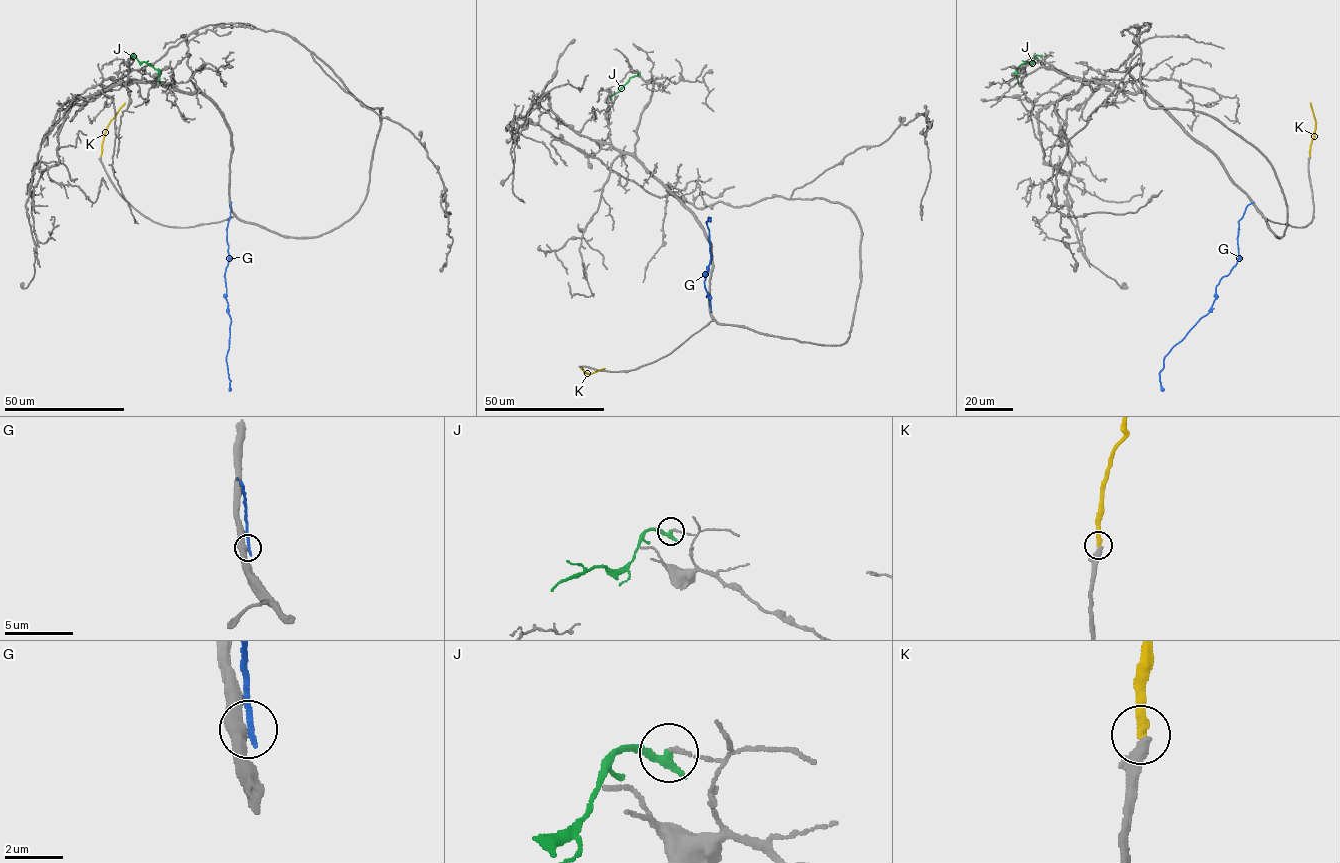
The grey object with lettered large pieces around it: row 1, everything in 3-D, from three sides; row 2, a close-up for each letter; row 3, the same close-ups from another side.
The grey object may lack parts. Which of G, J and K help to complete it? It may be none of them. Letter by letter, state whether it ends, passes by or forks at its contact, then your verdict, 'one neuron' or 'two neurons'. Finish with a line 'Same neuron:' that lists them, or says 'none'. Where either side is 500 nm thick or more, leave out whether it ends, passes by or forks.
G: two neurons
J: it ends | two neurons
K: it ends | one neuron
Same neuron: K

